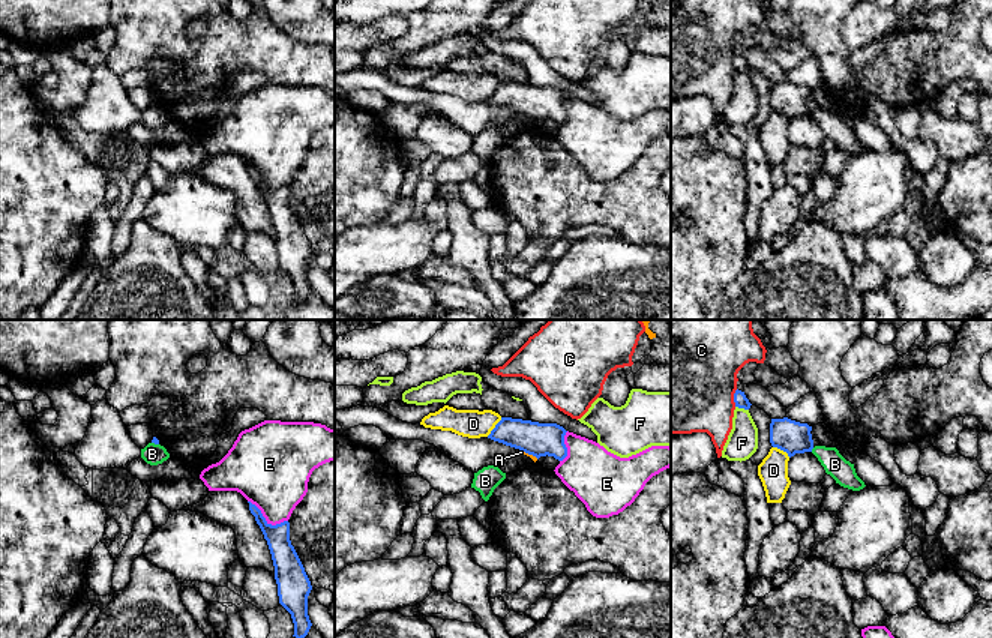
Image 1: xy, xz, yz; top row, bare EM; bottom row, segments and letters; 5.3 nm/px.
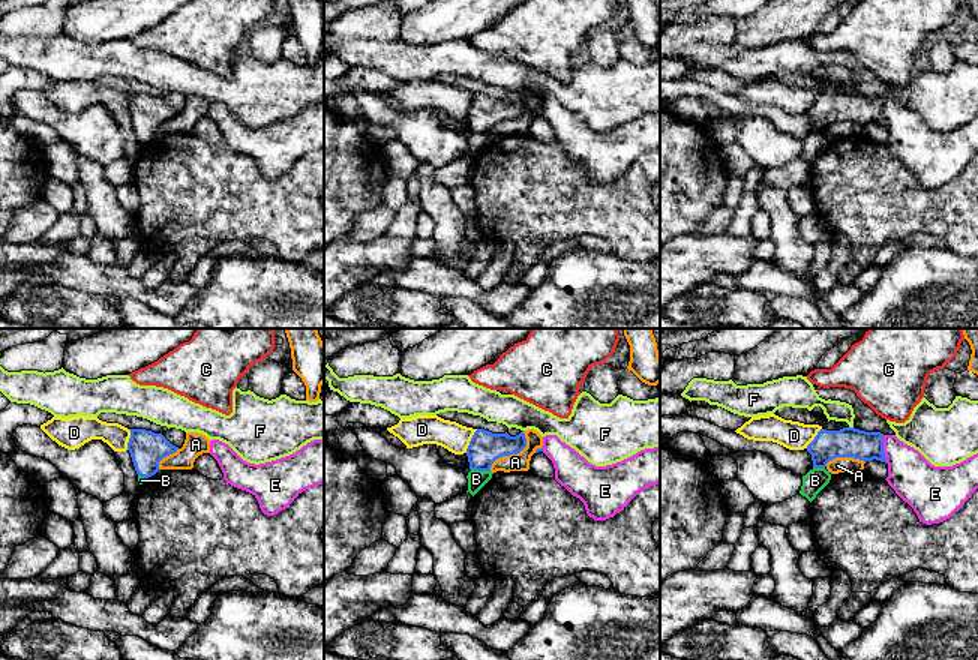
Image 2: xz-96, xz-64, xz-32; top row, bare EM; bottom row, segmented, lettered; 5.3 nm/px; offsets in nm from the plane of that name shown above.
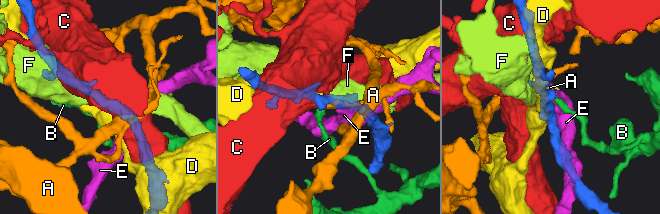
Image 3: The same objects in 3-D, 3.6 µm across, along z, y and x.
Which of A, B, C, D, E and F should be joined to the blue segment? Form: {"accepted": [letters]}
{"accepted": []}

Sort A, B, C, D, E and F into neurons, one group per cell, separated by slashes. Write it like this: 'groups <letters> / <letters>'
groups A / B / C / D / E / F

